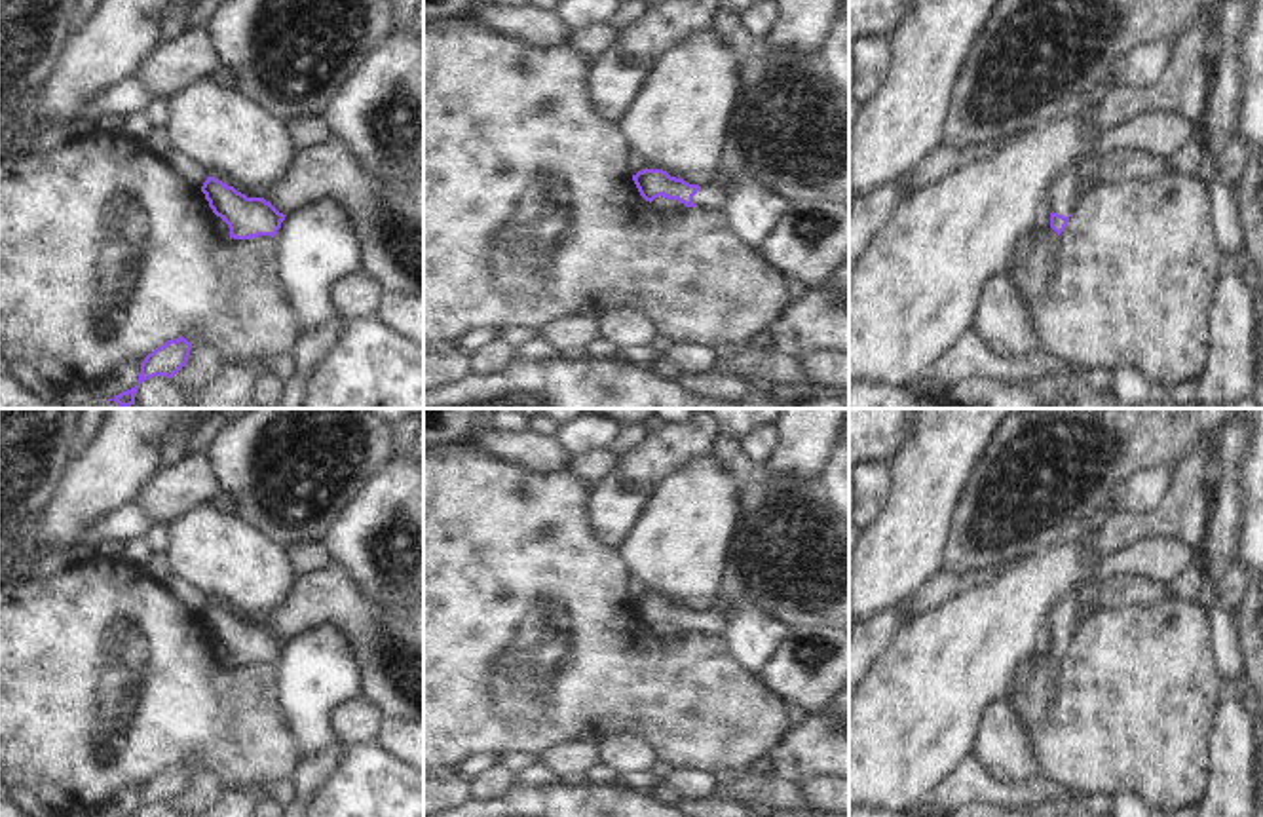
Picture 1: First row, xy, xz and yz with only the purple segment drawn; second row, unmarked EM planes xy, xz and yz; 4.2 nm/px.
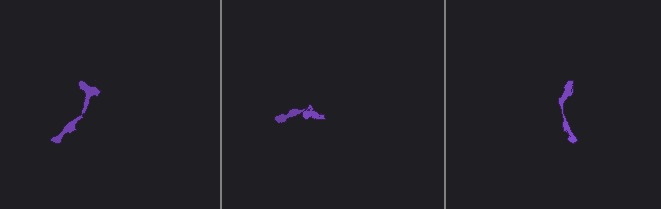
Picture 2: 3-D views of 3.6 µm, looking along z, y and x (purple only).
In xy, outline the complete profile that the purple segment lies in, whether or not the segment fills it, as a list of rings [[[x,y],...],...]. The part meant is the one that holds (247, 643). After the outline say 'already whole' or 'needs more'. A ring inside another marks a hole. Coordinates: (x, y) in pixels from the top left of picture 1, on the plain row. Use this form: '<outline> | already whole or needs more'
[[[329,562],[323,570],[294,580],[283,604],[268,614],[268,627],[247,623],[215,602],[207,602],[201,618],[213,638],[228,650],[234,665],[275,663],[289,638],[317,627],[334,627],[357,665],[361,697],[370,701],[384,718],[424,724],[424,604],[410,610],[376,608],[340,564]]] | needs more

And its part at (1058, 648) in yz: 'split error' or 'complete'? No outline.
split error

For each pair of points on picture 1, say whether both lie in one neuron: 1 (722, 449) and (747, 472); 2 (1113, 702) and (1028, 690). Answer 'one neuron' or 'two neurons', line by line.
1: one neuron
2: two neurons

